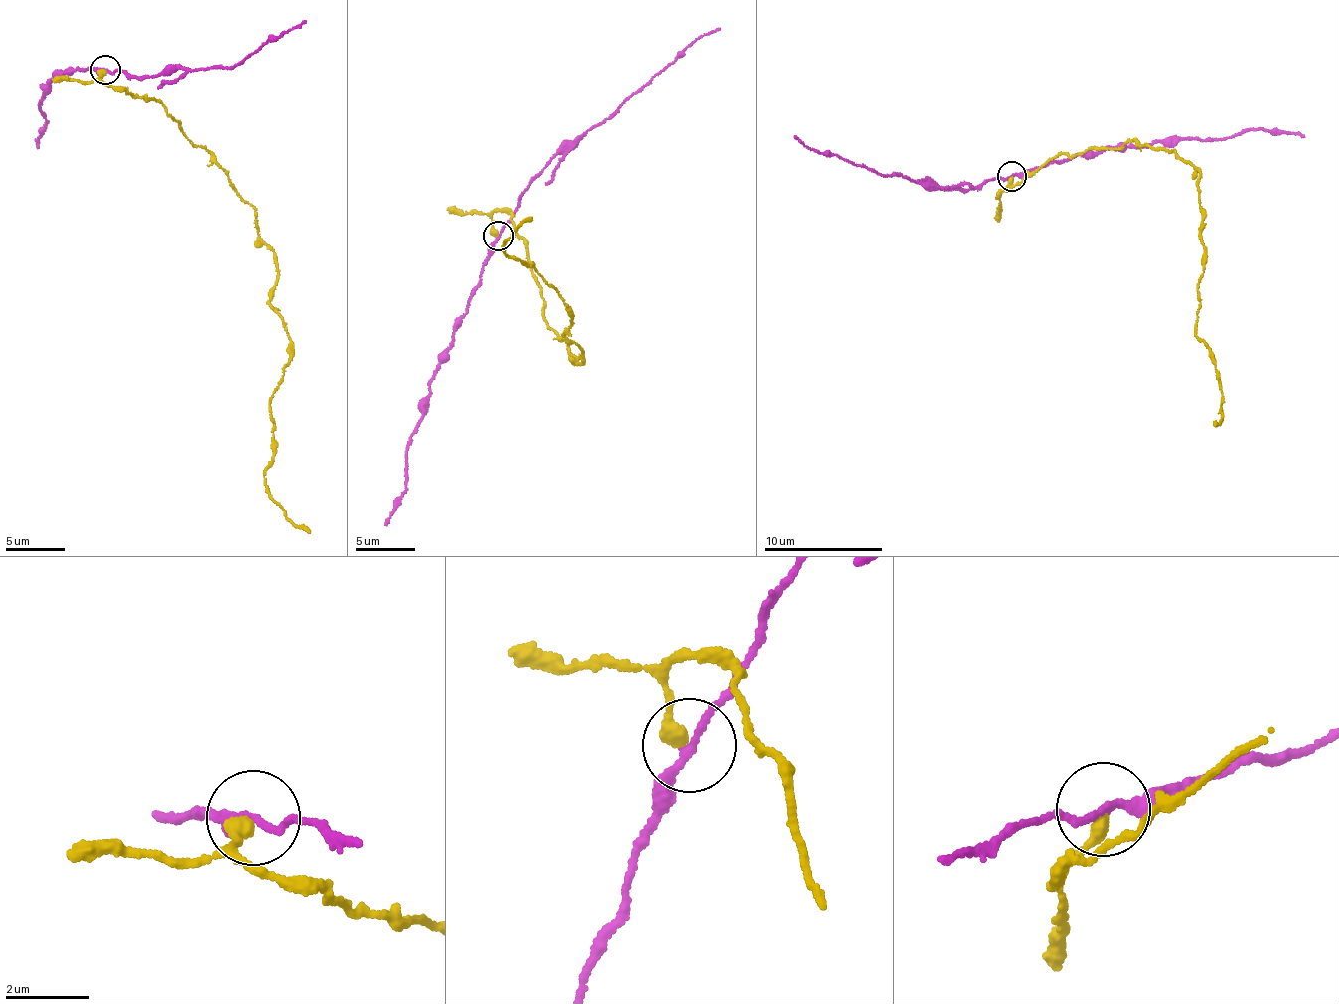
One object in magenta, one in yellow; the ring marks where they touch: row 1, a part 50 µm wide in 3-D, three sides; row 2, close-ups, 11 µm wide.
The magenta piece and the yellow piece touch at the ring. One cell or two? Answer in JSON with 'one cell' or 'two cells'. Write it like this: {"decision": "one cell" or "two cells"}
{"decision": "two cells"}

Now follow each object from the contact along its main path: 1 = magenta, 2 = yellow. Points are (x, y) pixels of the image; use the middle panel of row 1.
1: (499, 234), (429, 388), (427, 410), (406, 453), (405, 494), (384, 526)
2: (499, 234), (491, 216), (511, 214), (544, 321), (582, 362), (562, 297), (502, 245), (532, 216)

